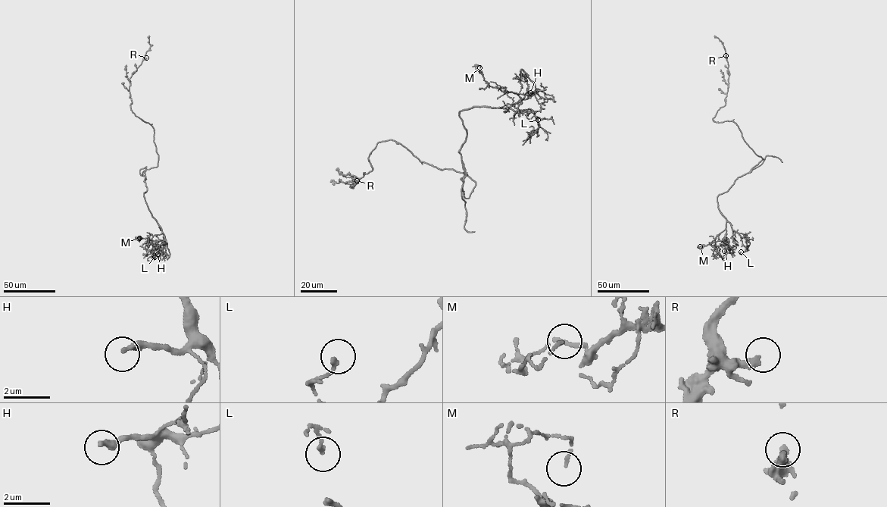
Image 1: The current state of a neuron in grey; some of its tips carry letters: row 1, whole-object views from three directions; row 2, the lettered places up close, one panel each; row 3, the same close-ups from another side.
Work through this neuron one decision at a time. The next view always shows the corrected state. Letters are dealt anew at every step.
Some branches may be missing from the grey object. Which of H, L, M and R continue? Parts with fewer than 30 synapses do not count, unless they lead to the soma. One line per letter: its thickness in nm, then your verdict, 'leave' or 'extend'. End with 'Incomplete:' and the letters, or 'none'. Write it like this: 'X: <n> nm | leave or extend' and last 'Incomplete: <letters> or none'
H: 240 nm | leave
L: 170 nm | leave
M: 110 nm | leave
R: 280 nm | leave
Incomplete: none

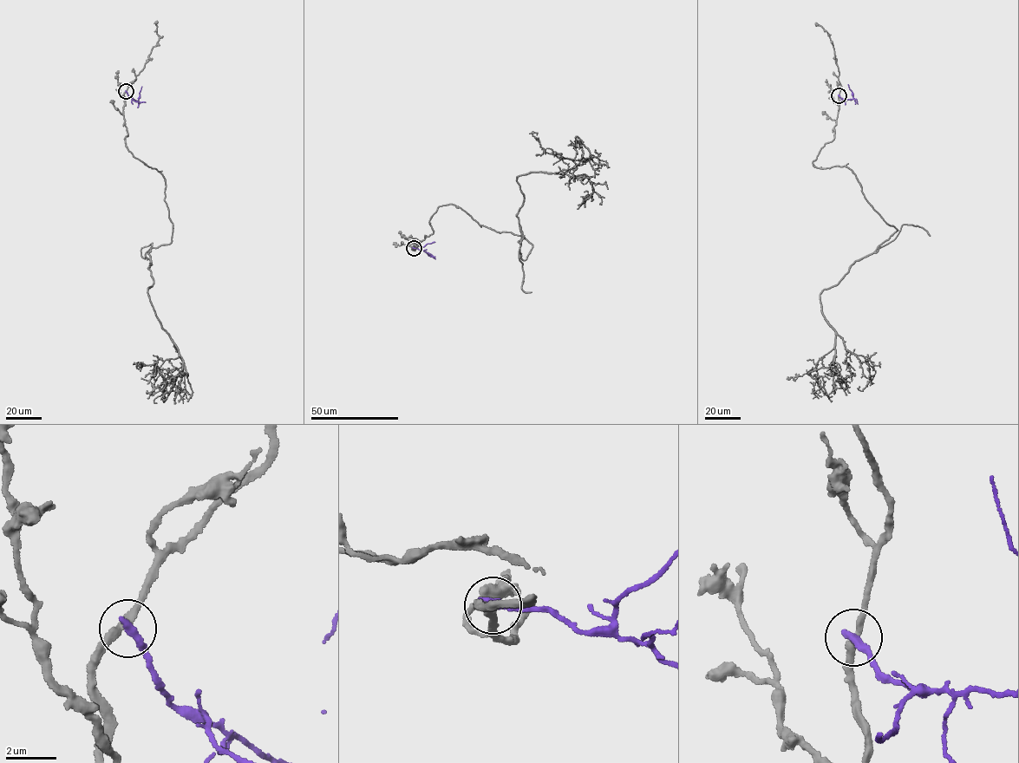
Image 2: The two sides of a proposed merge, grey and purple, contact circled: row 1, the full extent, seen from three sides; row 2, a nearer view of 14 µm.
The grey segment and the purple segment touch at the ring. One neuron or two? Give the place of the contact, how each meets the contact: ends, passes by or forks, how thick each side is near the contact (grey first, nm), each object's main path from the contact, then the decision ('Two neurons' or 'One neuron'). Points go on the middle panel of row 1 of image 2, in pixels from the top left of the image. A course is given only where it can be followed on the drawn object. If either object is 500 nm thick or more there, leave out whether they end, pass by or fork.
Place: (414, 248). At the ring grey passes by. At the ring purple ends. Thickness 280 nm (grey) against 360 nm. Course of grey: (413, 248), (451, 204), (522, 236), (532, 245), (525, 260), (517, 177), (588, 160), (576, 136), (578, 159). Course of purple: (413, 248), (427, 253). Two neurons

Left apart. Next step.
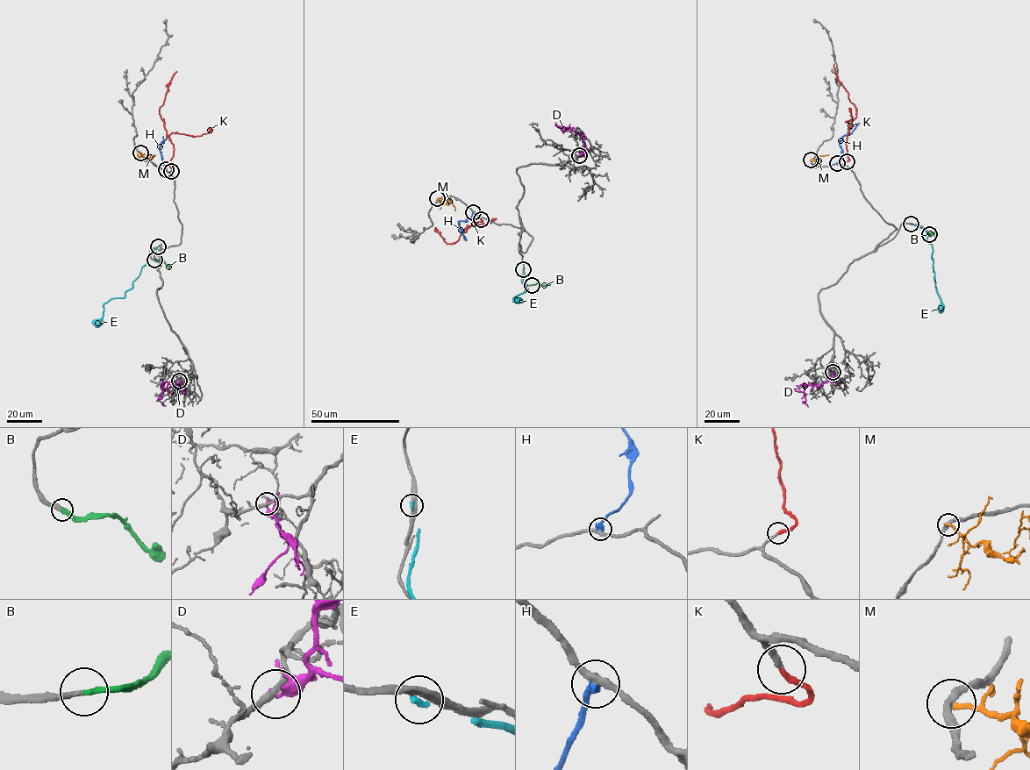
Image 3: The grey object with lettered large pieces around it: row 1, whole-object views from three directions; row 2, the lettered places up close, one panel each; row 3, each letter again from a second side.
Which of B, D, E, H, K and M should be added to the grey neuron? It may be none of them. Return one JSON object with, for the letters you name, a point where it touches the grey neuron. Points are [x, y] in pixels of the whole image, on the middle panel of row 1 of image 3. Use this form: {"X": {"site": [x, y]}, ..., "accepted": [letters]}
{"B": {"site": [532, 285]}, "K": {"site": [481, 219]}, "accepted": ["B", "K"]}

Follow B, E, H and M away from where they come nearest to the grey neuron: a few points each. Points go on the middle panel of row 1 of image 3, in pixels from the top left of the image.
B: (532, 285), (550, 284)
E: (523, 268), (523, 283), (527, 289), (513, 298), (521, 299), (518, 300)
H: (473, 212), (470, 218), (458, 222), (465, 240)
M: (438, 199), (447, 204), (449, 199), (455, 210)

